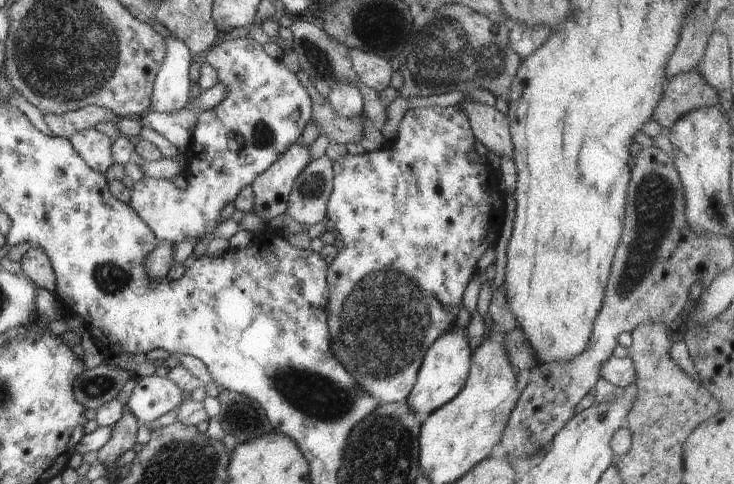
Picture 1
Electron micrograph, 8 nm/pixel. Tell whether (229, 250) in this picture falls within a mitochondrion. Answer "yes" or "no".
no

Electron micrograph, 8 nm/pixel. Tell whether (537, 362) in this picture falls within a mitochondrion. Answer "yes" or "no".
no

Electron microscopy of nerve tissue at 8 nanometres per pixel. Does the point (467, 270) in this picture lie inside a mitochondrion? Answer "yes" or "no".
no

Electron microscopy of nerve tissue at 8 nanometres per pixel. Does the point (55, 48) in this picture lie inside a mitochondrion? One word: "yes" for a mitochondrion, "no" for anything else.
yes

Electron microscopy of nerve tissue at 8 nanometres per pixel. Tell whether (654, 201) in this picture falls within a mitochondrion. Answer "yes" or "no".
yes

